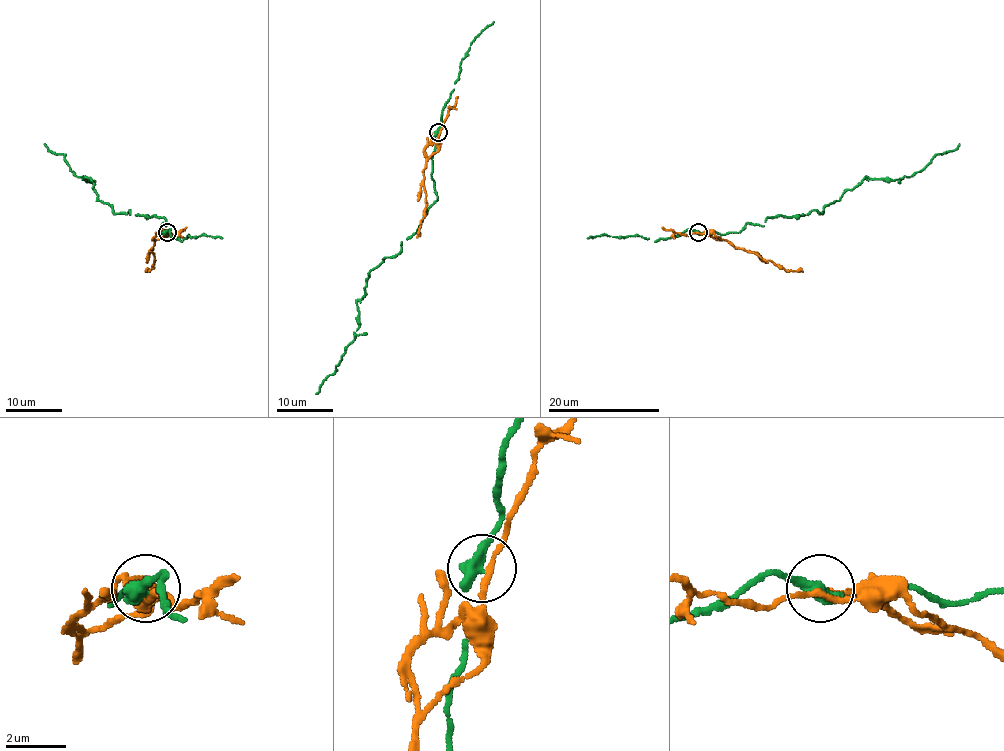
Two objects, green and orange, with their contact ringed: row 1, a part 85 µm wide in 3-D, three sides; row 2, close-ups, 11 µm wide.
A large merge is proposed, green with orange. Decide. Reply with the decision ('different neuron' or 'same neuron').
different neuron

